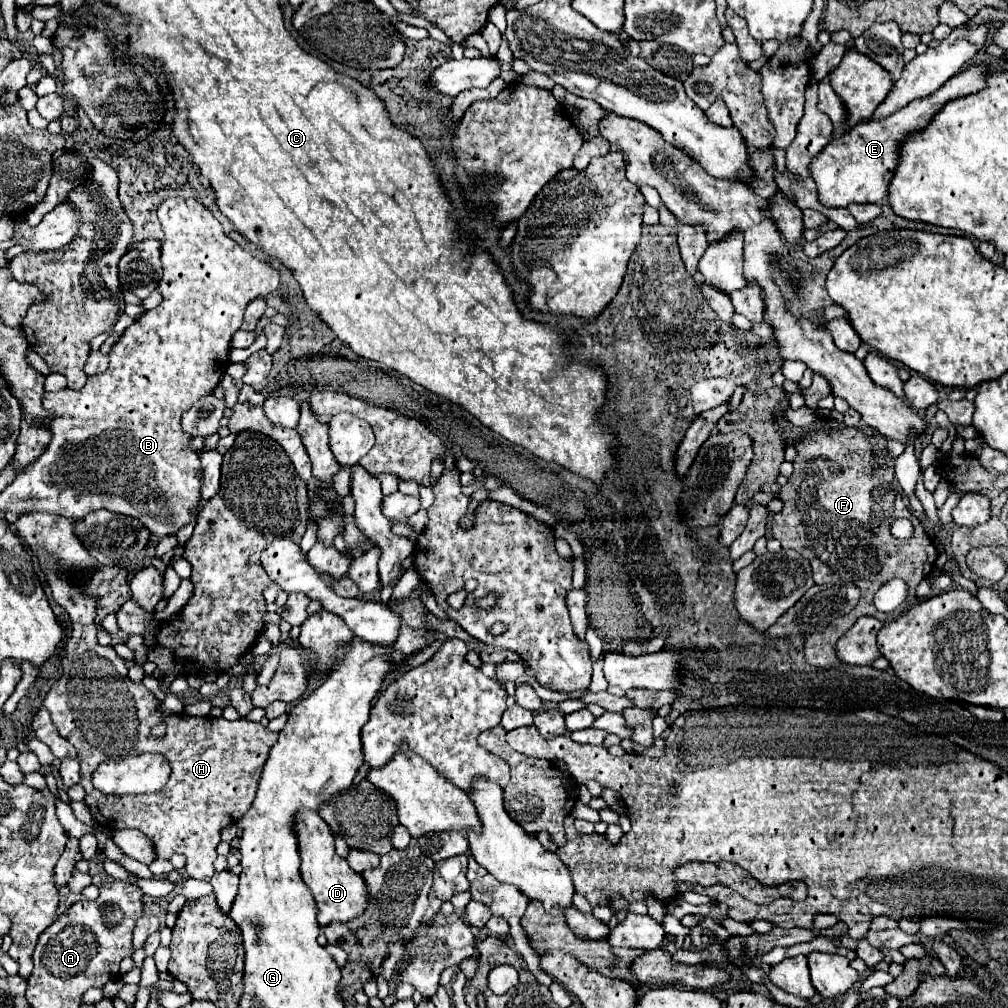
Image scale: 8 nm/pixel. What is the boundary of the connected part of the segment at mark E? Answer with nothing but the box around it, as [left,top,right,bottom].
[809,66,987,208]

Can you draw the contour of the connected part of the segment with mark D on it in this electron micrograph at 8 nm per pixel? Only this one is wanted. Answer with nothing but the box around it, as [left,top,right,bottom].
[293,808,365,928]

